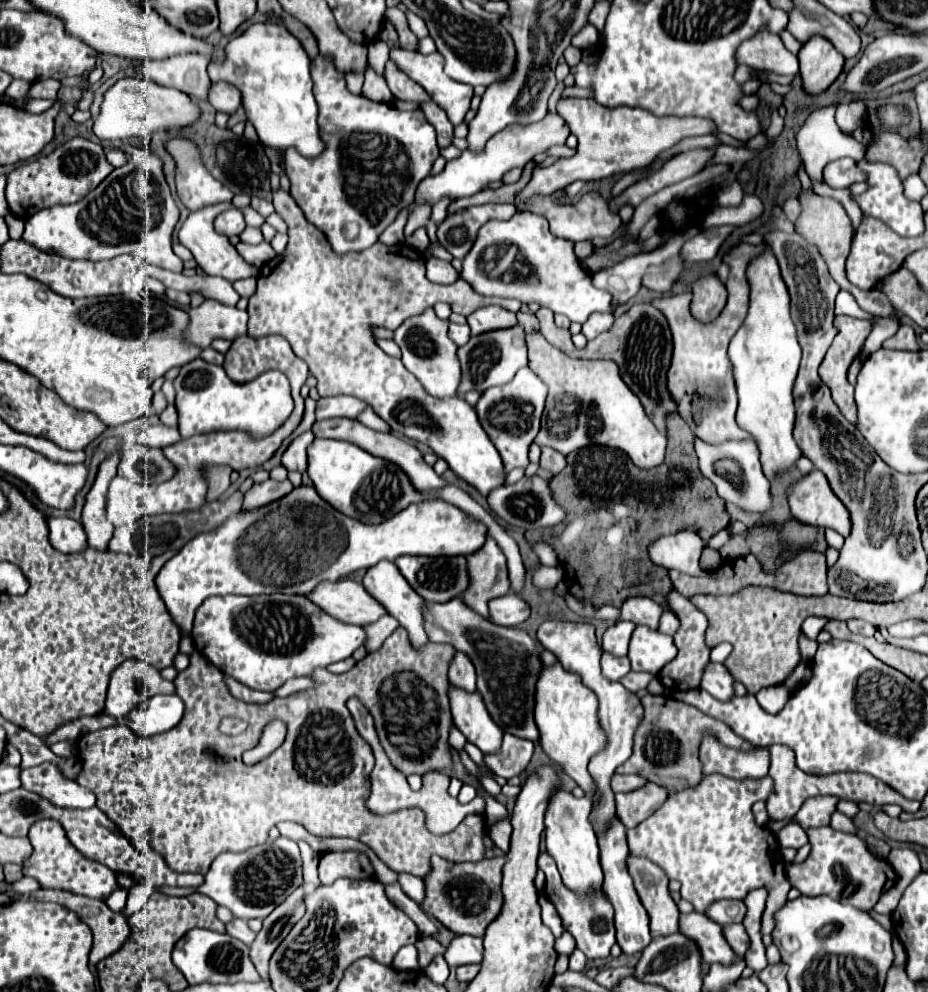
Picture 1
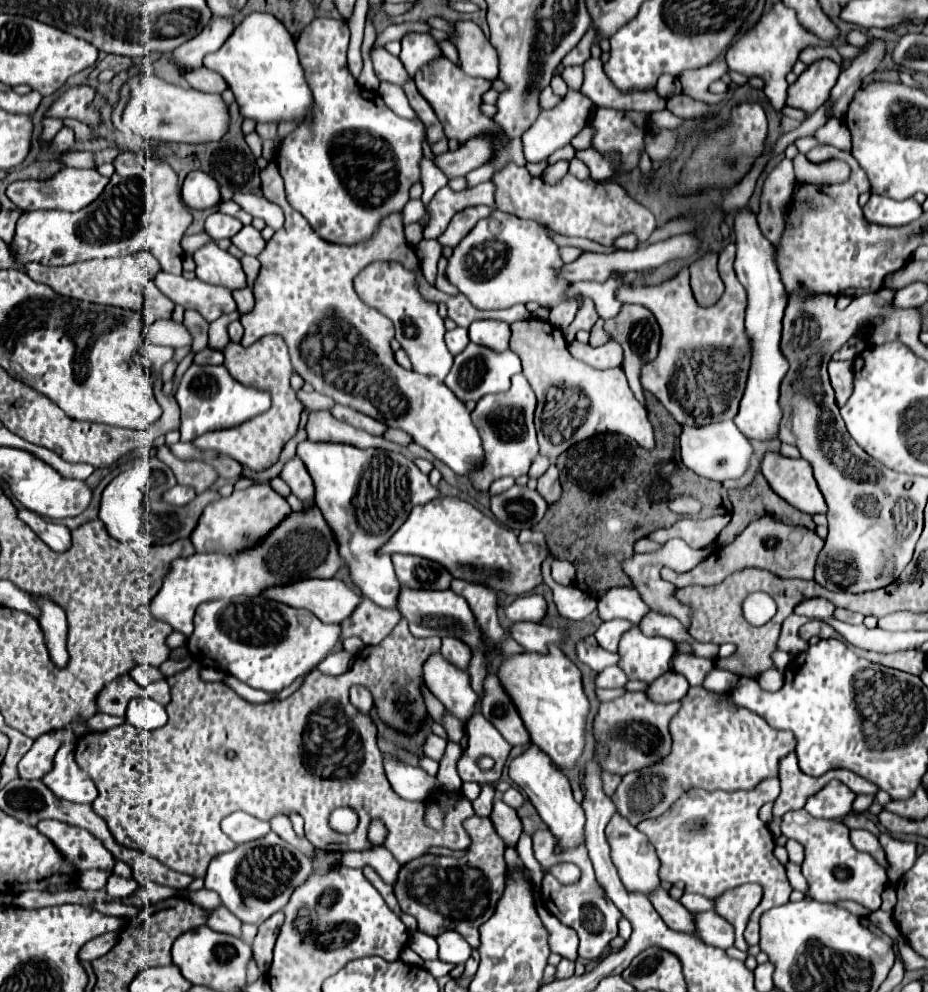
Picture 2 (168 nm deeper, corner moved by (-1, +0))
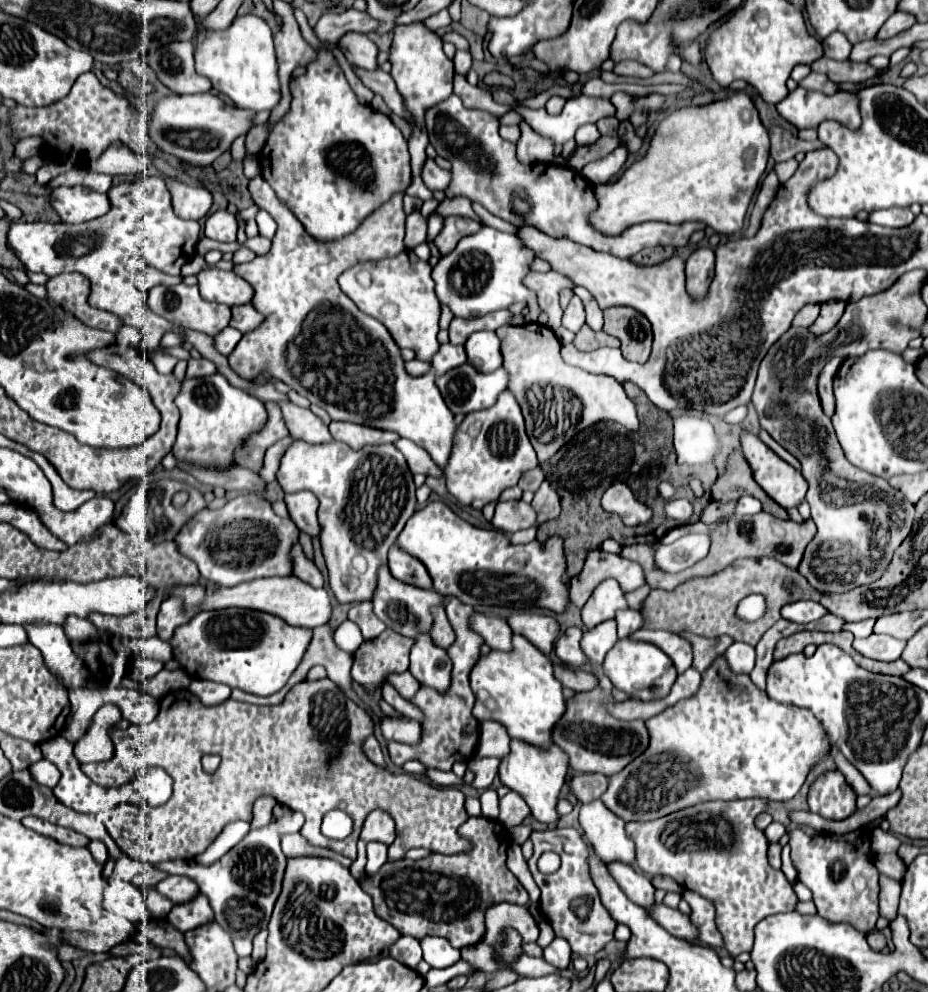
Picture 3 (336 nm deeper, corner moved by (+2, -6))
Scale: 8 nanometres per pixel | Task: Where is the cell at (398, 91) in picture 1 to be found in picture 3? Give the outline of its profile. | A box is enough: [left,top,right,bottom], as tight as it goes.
[339,32,377,70]

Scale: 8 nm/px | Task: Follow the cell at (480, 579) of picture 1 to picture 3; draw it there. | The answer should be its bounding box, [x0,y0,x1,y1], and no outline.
[387,598,483,772]

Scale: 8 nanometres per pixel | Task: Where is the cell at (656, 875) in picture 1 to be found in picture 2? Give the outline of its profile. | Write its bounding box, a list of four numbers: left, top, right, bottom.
[606,814,660,896]

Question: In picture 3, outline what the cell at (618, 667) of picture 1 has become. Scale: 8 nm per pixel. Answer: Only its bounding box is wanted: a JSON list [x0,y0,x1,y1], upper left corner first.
[555,628,587,668]

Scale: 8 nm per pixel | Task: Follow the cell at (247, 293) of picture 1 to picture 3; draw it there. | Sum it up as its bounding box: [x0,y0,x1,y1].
[229,304,263,334]

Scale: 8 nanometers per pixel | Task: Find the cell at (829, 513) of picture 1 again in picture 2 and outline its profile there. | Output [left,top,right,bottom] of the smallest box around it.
[762,454,828,516]

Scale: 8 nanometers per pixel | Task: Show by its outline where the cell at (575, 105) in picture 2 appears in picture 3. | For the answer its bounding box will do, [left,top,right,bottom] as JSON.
[517,96,615,146]

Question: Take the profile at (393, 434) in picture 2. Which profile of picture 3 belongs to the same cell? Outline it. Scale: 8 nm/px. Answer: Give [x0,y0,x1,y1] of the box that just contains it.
[395,438,443,478]

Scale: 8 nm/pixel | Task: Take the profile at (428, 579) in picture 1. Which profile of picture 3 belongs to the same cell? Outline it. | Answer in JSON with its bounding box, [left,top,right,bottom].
[389,544,433,588]

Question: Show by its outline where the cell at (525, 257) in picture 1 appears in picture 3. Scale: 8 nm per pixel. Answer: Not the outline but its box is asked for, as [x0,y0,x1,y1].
[431,226,535,318]

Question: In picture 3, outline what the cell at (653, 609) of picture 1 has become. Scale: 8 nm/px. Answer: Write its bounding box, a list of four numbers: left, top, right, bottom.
[581,578,627,628]

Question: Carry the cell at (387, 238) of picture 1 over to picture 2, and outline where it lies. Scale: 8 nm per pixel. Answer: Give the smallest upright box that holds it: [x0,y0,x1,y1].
[402,200,422,226]

